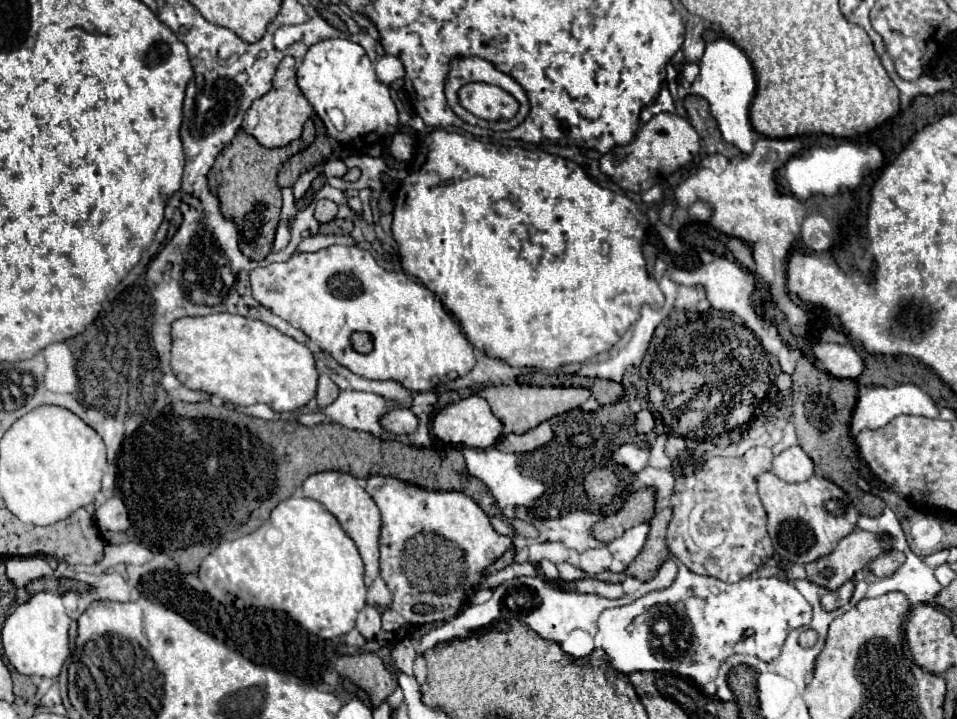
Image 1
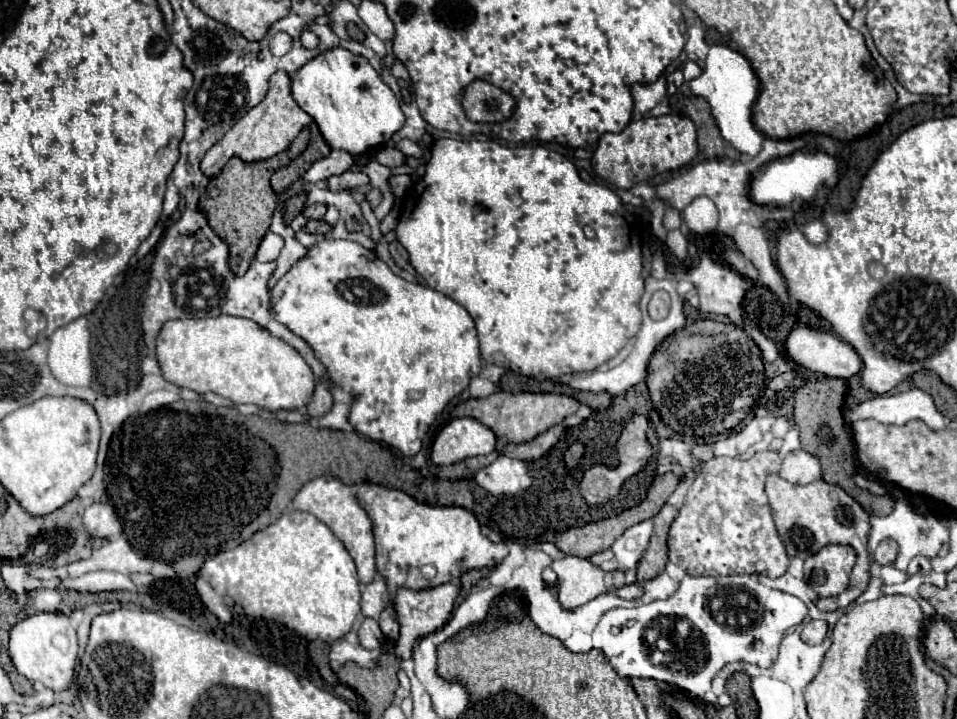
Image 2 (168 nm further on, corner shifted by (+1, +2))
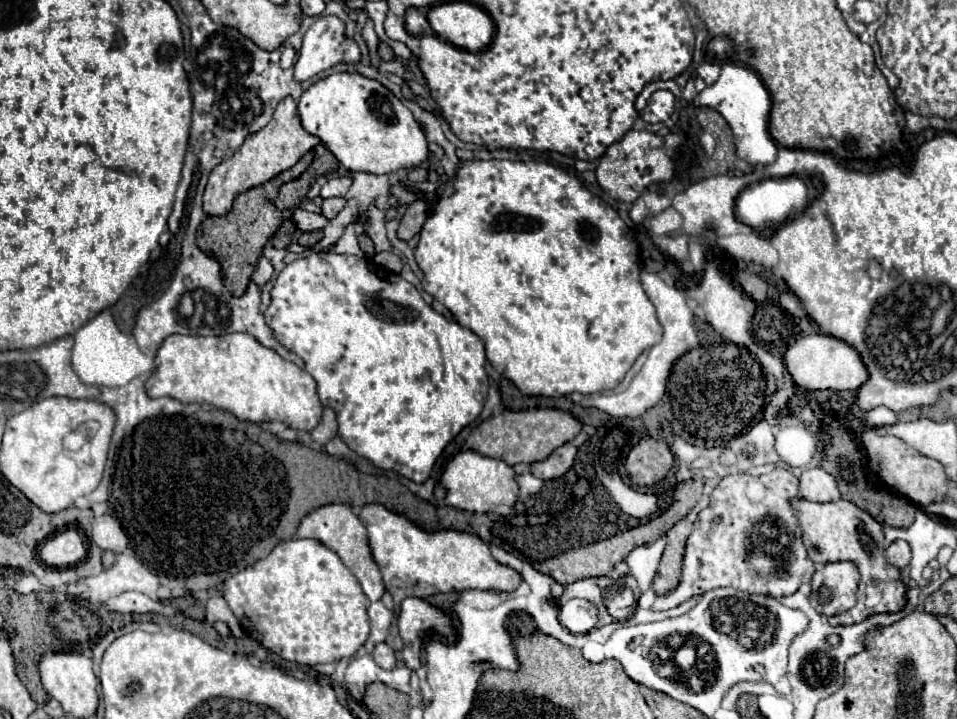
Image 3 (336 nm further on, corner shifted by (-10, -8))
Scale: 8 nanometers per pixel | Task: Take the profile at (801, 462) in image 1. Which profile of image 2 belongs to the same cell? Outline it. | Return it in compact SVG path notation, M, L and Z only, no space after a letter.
M794 450L782 460L780 476L792 484L810 484L820 478L820 462L804 450Z

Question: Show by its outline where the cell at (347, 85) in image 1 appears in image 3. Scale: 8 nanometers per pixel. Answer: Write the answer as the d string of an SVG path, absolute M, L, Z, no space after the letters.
M331 74L309 86L307 92L301 94L297 112L301 118L301 126L305 132L323 140L323 144L331 150L331 154L341 162L347 172L369 172L369 174L391 174L401 168L415 168L423 164L429 152L429 140L421 128L421 124L413 118L413 114L377 80L369 80L361 74Z

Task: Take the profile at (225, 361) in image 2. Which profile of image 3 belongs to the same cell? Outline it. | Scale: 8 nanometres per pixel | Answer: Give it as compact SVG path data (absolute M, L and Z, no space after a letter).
M237 332L207 338L173 334L157 350L155 366L155 372L145 382L149 398L169 396L183 404L207 402L229 410L239 420L257 424L283 422L293 430L305 432L311 432L323 414L323 406L317 400L317 382L249 334Z

